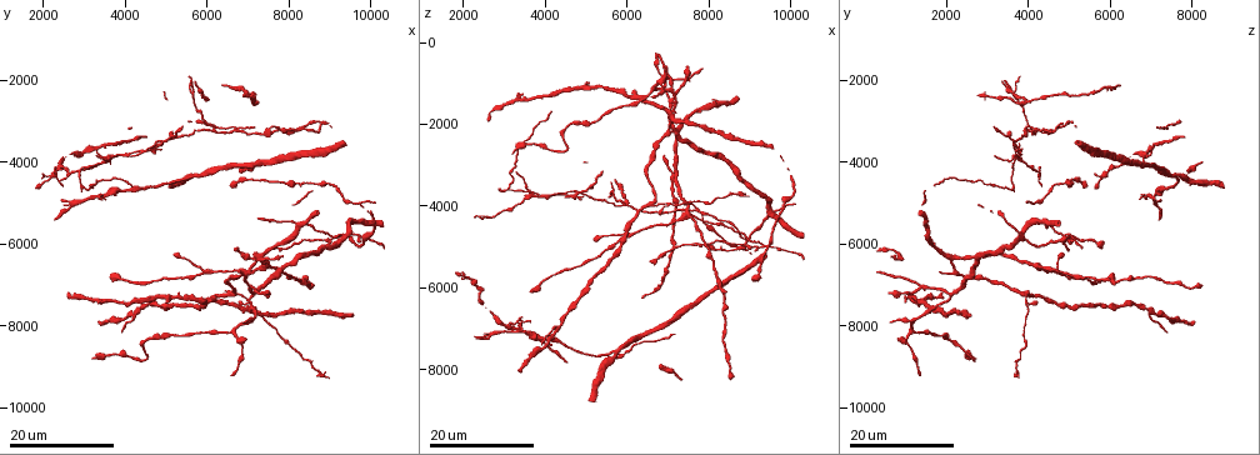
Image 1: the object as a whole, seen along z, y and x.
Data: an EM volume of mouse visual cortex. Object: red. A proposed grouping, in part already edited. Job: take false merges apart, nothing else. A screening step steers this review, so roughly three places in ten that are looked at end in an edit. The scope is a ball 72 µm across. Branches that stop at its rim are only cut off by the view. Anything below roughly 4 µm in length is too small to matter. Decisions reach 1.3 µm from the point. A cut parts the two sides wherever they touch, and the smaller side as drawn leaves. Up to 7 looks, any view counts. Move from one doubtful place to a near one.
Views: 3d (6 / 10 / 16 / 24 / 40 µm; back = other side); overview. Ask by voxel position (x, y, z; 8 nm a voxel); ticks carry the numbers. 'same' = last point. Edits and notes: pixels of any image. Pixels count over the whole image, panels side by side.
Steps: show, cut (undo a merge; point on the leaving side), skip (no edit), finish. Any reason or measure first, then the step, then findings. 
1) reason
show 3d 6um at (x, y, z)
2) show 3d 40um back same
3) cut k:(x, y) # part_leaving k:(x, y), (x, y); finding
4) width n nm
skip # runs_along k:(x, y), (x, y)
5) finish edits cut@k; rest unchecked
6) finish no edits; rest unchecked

two arms in line, one across
show 3d 24um at (4300, 7700, 7000)

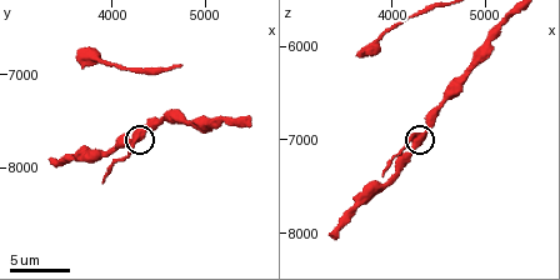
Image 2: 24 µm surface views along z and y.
show 3d 6um at (4250, 7700, 6950)

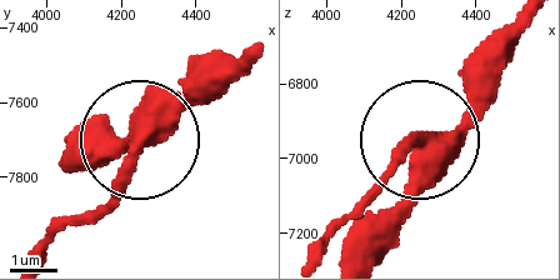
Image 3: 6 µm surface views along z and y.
width 390 nm
skip # continuous, no second cell

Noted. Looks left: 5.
branch point
show 3d 24um at (7000, 7000, 1400)

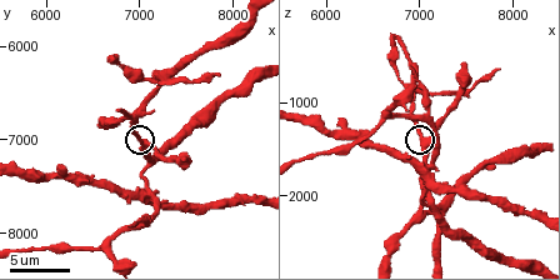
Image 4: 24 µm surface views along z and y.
closer look
show 3d 6um at (7050, 7000, 1400)

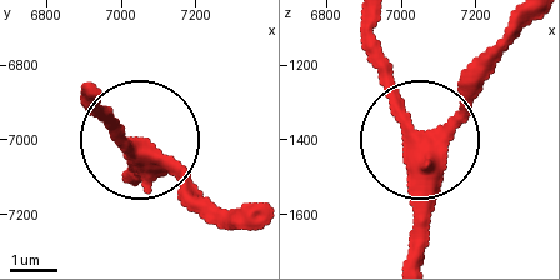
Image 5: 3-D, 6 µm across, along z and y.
skip # continuous, no second cell

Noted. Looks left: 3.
three-way junction
show 3d 10um at (7100, 7300, 2050)

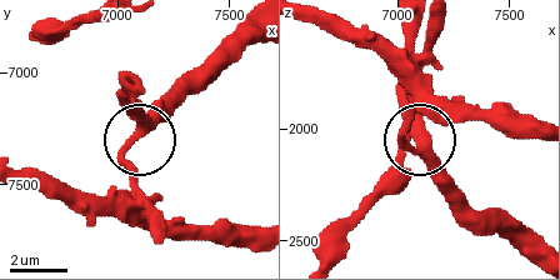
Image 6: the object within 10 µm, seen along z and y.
side_arm 54 um
skip # continuous, no second cell

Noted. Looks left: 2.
show 3d 24um at (9450, 5800, 3850)

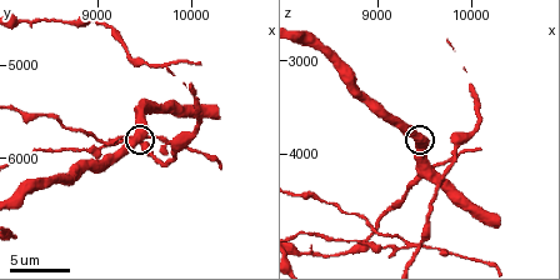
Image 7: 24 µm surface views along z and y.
zoom in
show 3d 6um at (9500, 5700, 3850)

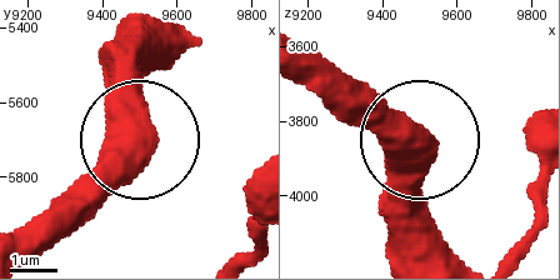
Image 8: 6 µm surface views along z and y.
width 630 nm
skip # continuous, no second cell

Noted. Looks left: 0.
finish no edits; rest unchecked

